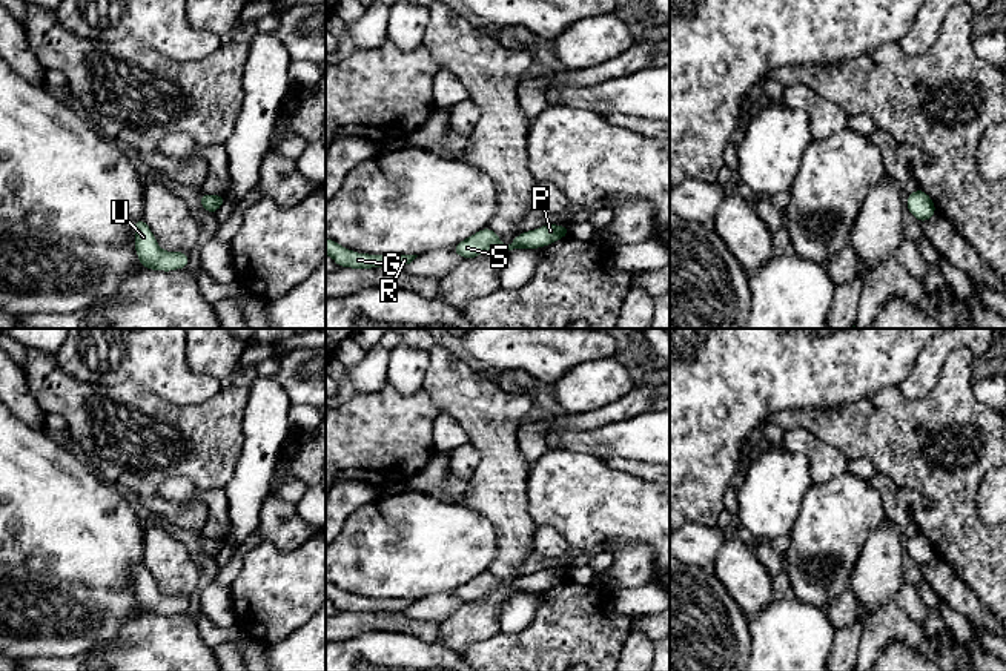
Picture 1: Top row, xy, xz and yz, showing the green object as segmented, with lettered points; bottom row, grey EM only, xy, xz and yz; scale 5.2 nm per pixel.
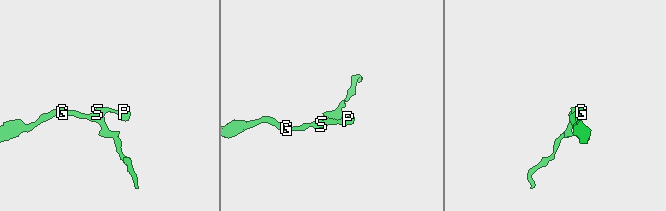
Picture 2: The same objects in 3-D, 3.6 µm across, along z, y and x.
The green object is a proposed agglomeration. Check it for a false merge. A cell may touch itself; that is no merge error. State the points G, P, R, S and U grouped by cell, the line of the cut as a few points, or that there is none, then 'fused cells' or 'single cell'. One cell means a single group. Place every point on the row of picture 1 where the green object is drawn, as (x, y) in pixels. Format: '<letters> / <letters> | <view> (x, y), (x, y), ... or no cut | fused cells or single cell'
G P R S U | no cut | single cell

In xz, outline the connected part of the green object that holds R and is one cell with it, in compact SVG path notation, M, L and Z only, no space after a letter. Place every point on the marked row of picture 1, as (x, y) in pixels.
M326 238L326 255L332 256L338 267L350 269L401 269L410 264L418 255L370 255L358 253Z

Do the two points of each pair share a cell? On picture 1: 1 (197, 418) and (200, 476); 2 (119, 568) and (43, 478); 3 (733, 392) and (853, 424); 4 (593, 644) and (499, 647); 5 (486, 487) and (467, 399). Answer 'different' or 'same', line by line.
1: same
2: same
3: different
4: same
5: same

